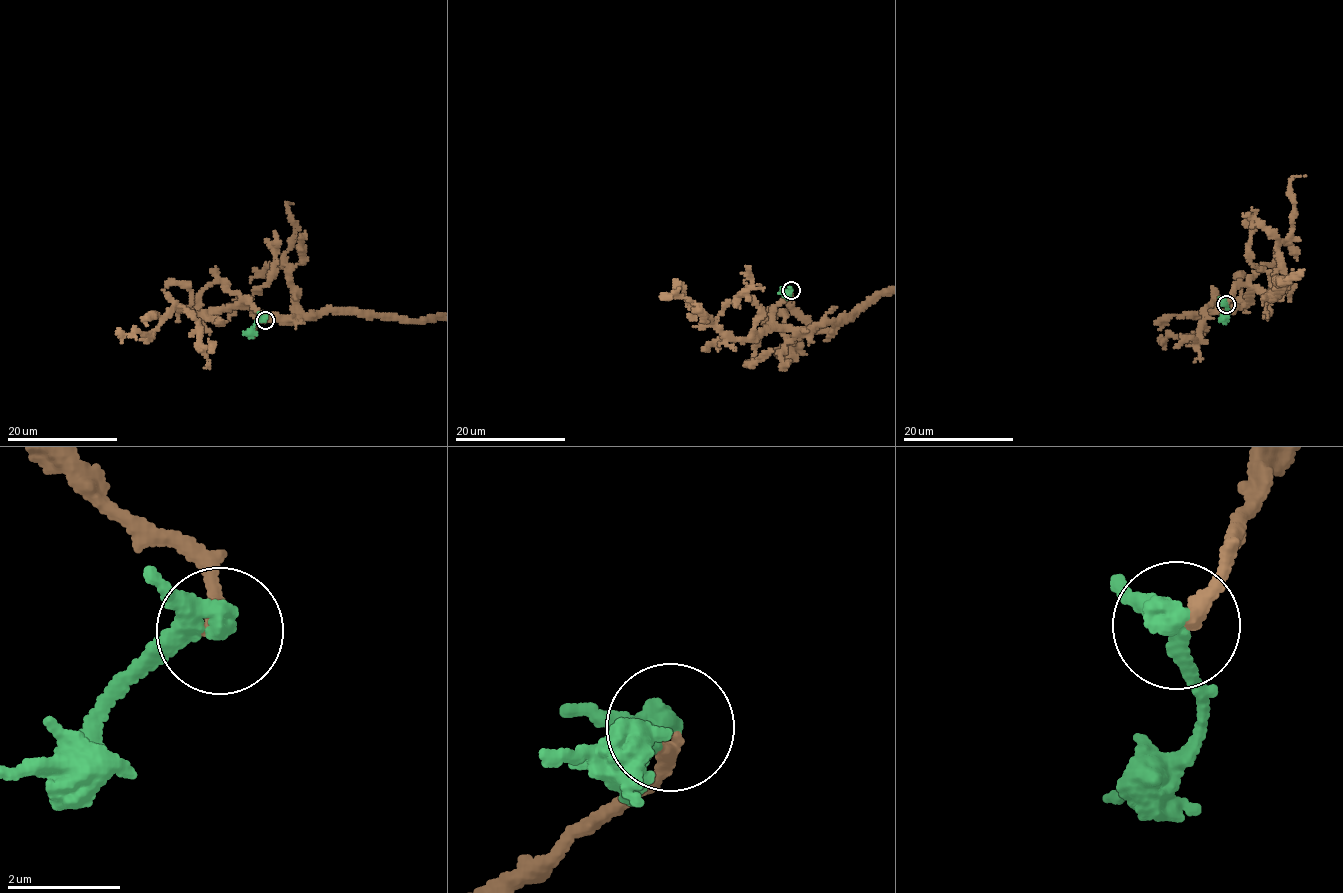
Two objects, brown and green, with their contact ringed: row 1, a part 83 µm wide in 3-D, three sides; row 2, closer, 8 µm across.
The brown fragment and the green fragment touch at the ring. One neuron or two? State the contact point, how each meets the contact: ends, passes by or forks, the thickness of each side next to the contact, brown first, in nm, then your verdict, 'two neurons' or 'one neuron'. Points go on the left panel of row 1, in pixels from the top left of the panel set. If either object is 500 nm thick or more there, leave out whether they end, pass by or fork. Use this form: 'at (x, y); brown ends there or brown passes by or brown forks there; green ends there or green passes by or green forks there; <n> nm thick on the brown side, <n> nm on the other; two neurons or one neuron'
at (265, 320); brown ends there; green passes by; 260 nm thick on the brown side, 320 nm on the other; one neuron

